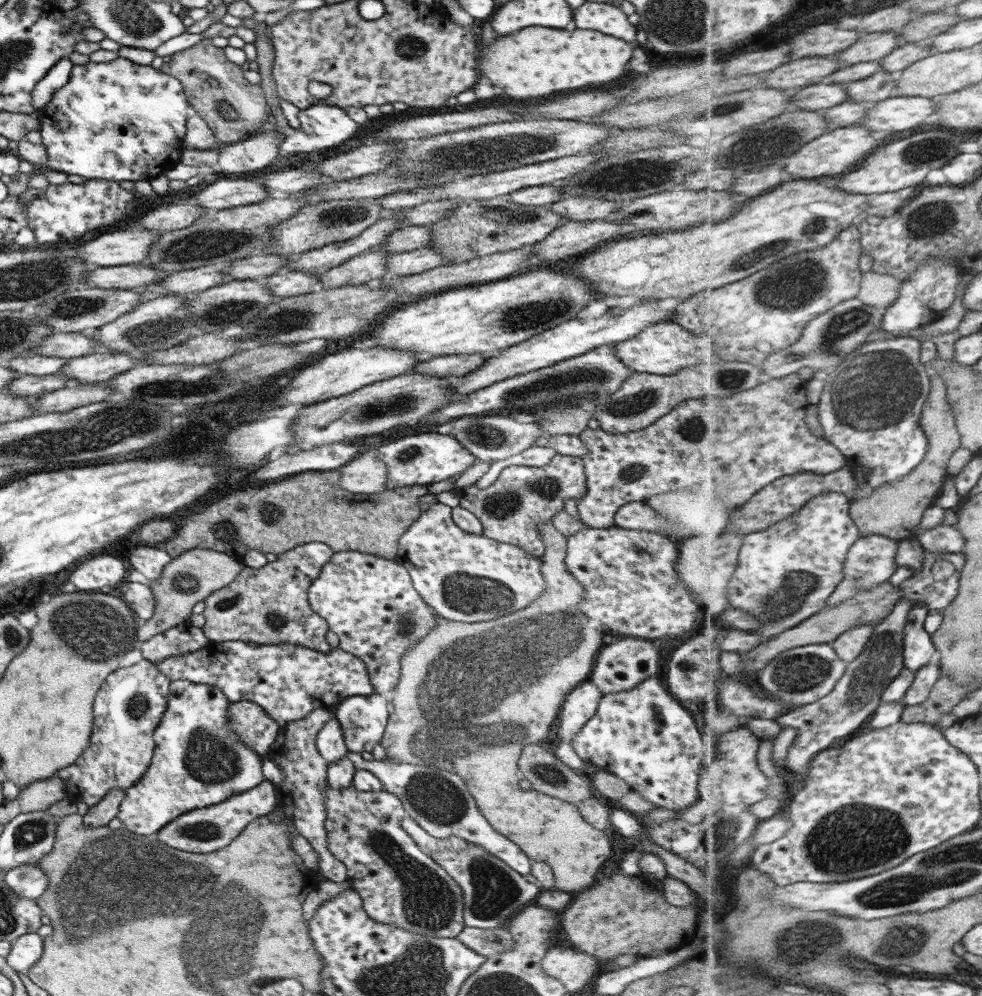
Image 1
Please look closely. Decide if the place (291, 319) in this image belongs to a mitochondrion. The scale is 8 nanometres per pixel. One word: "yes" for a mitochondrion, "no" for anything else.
yes

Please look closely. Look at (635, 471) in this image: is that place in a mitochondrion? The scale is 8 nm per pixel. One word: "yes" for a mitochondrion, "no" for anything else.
yes

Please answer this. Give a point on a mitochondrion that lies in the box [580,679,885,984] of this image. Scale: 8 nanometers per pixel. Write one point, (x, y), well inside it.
(806, 940)

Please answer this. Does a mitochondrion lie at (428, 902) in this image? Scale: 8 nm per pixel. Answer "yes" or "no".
yes

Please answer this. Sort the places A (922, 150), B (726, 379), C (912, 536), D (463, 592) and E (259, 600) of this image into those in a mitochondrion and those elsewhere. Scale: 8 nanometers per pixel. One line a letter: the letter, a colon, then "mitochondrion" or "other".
A: mitochondrion
B: mitochondrion
C: other
D: mitochondrion
E: other

